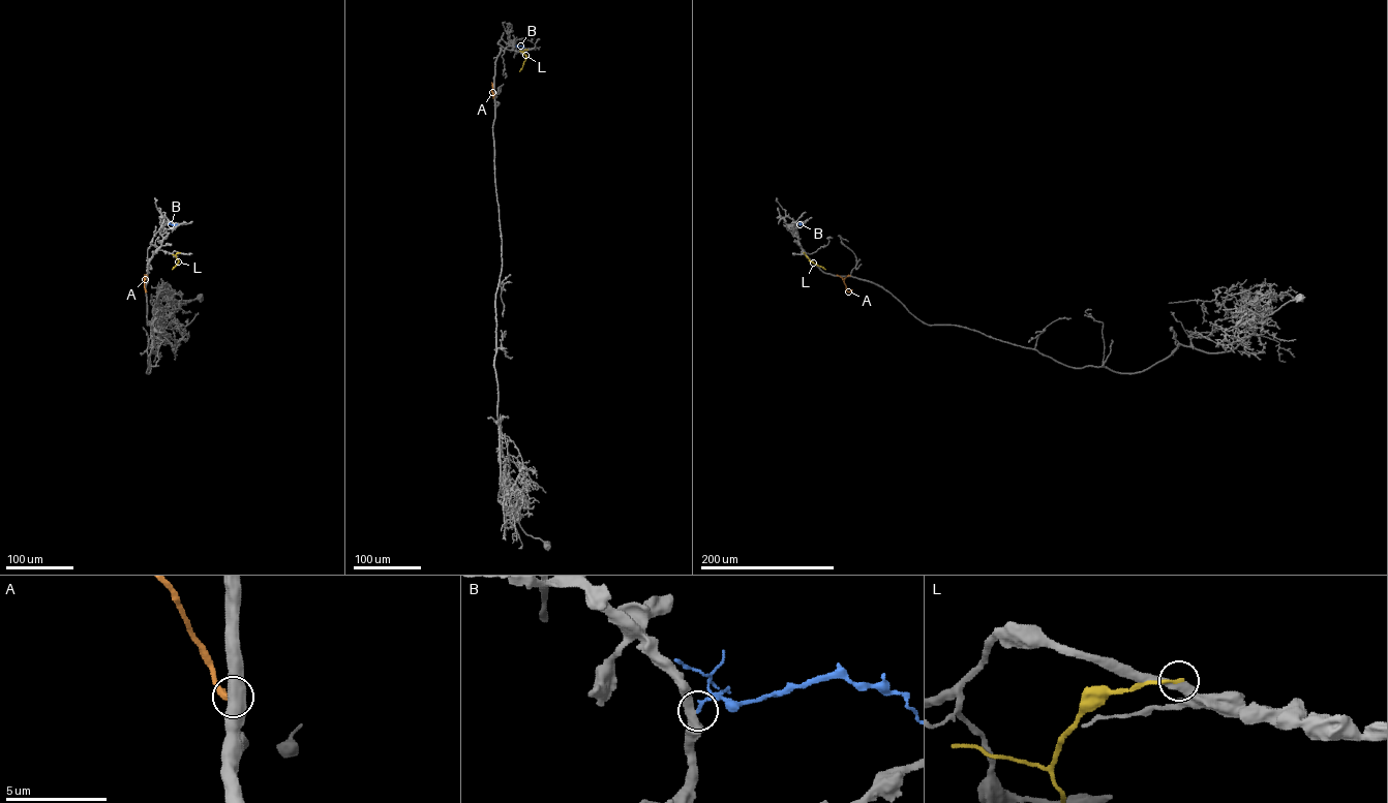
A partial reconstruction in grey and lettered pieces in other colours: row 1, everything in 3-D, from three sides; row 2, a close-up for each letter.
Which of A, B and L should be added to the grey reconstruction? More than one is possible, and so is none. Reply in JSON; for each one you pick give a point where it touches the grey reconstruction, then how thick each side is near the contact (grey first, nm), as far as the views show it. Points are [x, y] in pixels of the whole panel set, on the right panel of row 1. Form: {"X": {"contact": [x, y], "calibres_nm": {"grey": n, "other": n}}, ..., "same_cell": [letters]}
{"same_cell": []}

